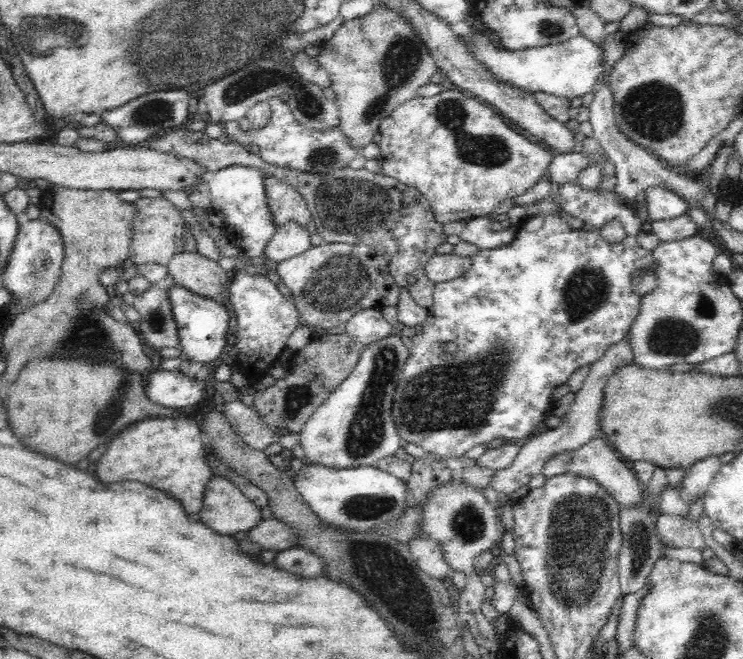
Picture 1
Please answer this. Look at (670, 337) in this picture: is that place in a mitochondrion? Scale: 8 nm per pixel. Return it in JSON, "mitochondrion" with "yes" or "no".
{"mitochondrion":"yes"}

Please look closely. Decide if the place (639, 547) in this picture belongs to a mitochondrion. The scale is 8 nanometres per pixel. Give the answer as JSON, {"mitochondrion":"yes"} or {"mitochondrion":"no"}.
{"mitochondrion":"yes"}

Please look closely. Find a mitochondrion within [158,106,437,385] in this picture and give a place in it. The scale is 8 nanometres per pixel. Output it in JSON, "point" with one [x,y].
{"point":[347,203]}

